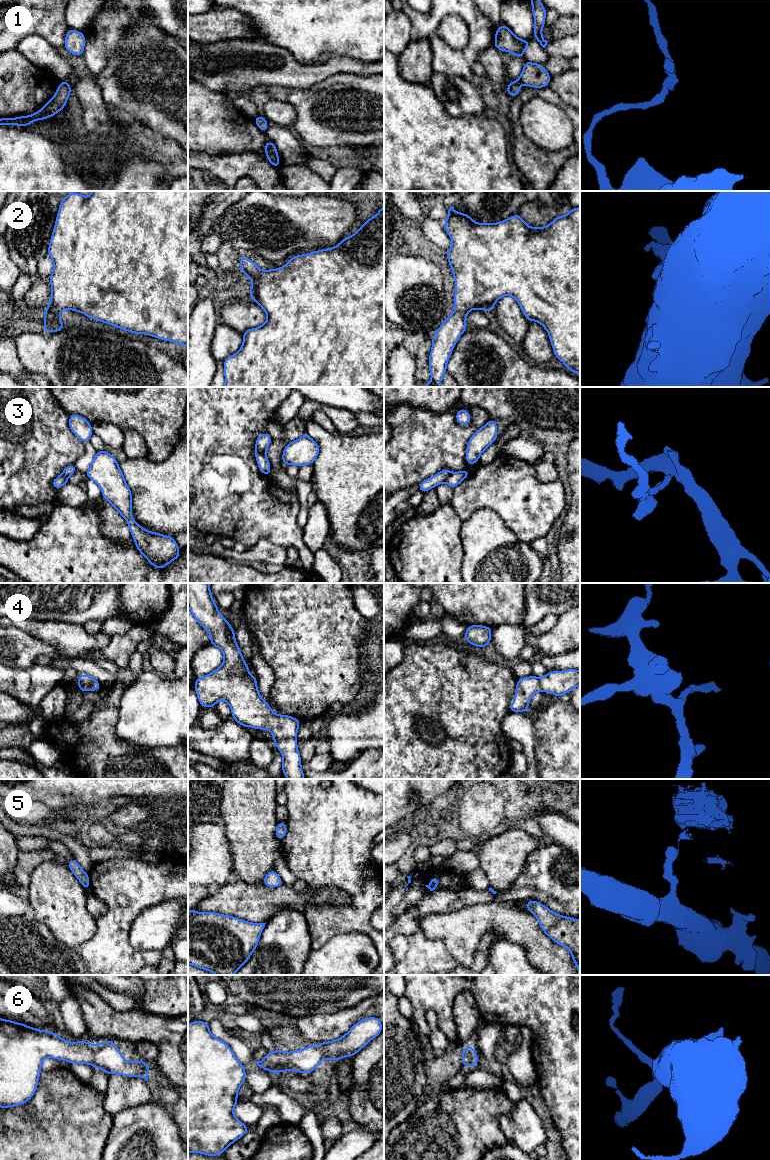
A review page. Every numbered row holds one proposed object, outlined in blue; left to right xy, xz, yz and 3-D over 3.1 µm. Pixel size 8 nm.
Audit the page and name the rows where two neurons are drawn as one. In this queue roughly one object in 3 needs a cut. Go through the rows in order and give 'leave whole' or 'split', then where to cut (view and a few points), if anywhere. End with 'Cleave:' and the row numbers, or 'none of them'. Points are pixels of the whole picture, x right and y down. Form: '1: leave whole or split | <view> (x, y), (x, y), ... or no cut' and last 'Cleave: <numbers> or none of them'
1: leave whole | no cut
2: leave whole | no cut
3: split | xz (256, 449), (265, 455)
4: leave whole | no cut
5: split | yz (428, 885), (429, 888)
6: leave whole | no cut
Cleave: 3, 5

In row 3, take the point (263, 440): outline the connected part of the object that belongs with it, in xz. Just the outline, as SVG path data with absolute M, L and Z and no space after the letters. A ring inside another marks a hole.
M267 432L260 434L257 437L256 442L255 442L256 450L258 450L262 454L266 455L266 450L267 450L268 446L271 444L272 439L273 438Z

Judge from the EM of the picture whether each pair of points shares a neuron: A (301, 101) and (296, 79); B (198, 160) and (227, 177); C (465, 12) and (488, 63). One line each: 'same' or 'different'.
A: different
B: same
C: different

